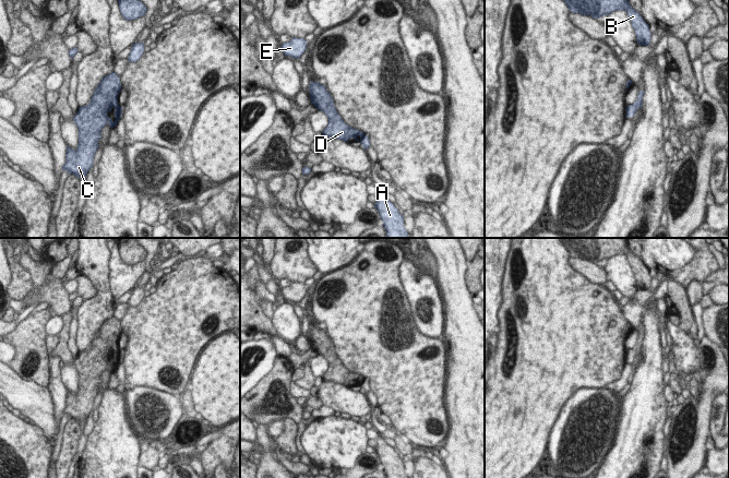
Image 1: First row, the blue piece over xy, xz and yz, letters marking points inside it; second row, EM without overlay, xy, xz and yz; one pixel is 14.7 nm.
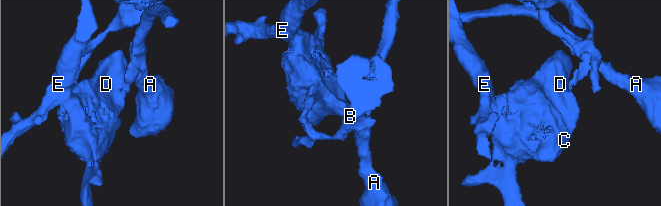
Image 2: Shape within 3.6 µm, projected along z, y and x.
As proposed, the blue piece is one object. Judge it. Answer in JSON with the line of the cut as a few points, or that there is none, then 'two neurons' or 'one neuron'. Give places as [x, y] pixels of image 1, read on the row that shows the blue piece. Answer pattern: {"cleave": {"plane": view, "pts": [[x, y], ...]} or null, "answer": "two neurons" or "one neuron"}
{"cleave": {"plane": "xz", "pts": [[365, 135], [360, 138]]}, "answer": "two neurons"}

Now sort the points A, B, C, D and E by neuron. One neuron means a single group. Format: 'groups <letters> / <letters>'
groups A / B C D E

